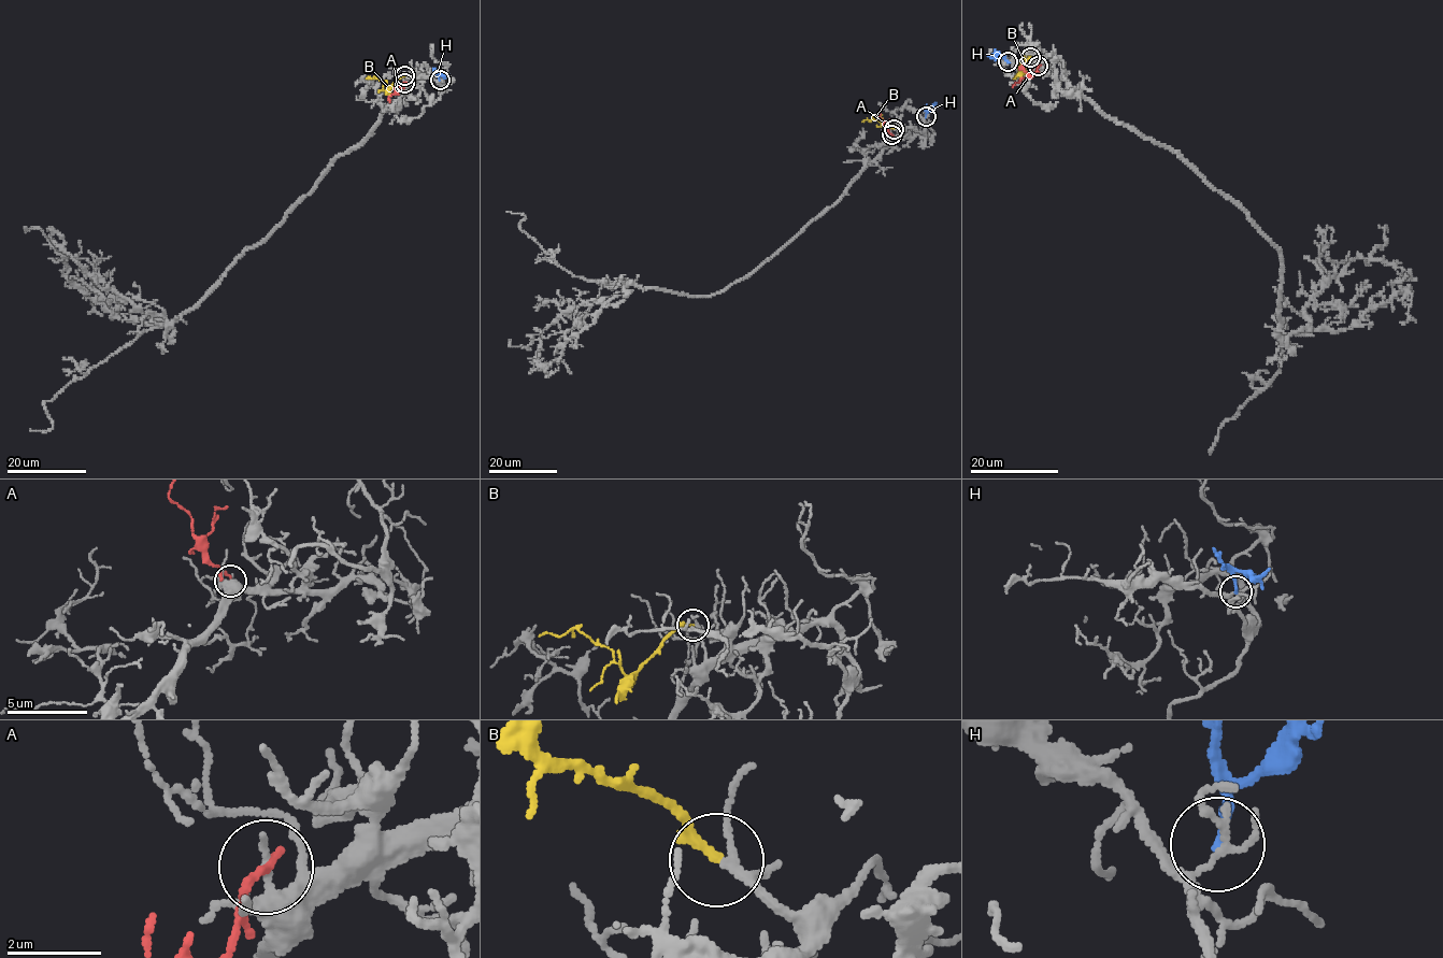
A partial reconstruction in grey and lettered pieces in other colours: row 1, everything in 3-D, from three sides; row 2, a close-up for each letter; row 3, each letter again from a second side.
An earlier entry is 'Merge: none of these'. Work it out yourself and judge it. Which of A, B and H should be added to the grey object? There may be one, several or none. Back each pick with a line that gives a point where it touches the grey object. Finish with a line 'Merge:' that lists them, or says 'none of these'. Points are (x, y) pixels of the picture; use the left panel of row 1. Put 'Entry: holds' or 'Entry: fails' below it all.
B: Touches grey at (404, 75)
Merge: B
Entry: fails

